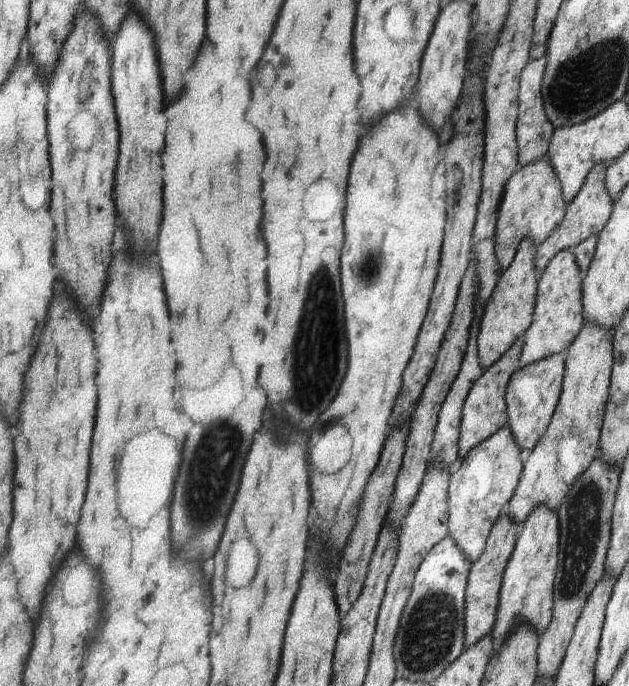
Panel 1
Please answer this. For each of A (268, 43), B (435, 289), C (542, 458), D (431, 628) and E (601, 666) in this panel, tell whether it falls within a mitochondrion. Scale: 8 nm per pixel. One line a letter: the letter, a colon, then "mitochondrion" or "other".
A: other
B: other
C: other
D: mitochondrion
E: other

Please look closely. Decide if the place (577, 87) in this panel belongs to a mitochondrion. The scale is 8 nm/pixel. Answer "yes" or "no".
yes

